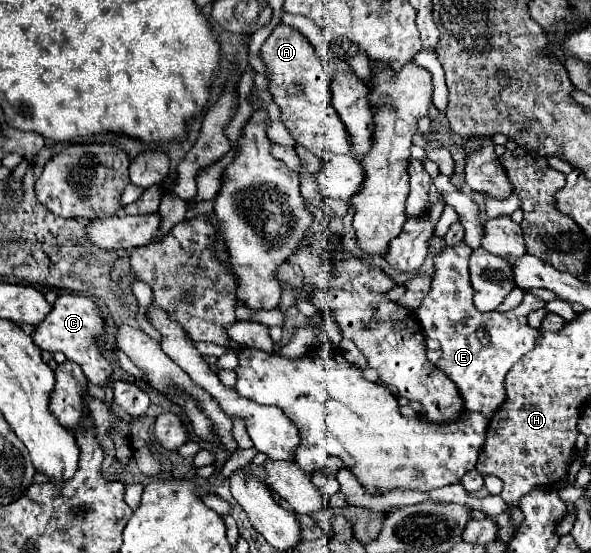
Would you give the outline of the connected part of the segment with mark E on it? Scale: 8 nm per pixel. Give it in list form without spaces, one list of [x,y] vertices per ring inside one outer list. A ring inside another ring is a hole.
[[[459,243],[455,247],[445,247],[435,257],[433,287],[427,299],[417,309],[417,319],[423,333],[441,343],[443,355],[437,361],[437,367],[445,371],[445,375],[449,375],[453,383],[457,383],[457,389],[465,399],[465,407],[491,419],[505,403],[505,389],[501,389],[505,373],[521,359],[521,355],[531,351],[541,337],[541,331],[527,323],[528,315],[531,311],[544,308],[546,302],[533,293],[525,293],[521,304],[510,311],[479,313],[471,299],[471,283],[467,269],[469,255],[471,249],[465,243]],[[479,325],[485,325],[491,337],[489,347],[483,347],[475,335]]]

